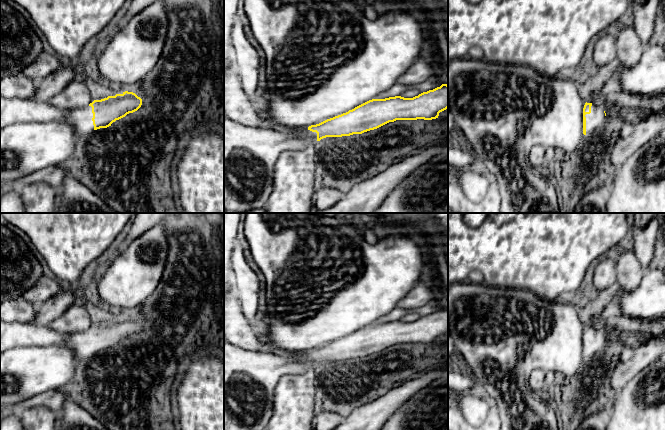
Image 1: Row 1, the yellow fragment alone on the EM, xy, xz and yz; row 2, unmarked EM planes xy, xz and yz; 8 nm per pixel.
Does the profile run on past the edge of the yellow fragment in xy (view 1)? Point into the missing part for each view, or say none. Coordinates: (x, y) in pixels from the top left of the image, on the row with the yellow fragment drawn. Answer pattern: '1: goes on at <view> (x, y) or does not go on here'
1: goes on at xy (12, 110)

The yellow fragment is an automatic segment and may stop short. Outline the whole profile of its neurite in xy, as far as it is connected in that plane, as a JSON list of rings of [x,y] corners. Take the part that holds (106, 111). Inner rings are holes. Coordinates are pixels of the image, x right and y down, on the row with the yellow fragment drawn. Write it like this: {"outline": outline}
{"outline": [[[133,92],[108,96],[94,100],[87,107],[61,109],[49,101],[40,102],[33,97],[5,98],[0,94],[0,131],[11,124],[25,122],[50,122],[69,118],[76,133],[88,136],[94,130],[107,128],[113,122],[137,111],[142,99]]]}

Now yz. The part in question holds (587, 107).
{"outline": [[[585,103],[583,108],[583,134],[590,135],[606,122],[606,113],[603,107],[597,107],[592,103]]]}

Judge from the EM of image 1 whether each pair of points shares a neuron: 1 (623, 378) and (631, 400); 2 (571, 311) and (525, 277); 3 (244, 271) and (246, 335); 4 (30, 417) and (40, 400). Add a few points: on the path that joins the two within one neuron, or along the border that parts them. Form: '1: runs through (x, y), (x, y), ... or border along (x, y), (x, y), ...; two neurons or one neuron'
1: border along (643, 368), (616, 394); two neurons
2: border along (534, 293), (548, 300), (559, 300); two neurons
3: border along (237, 298), (242, 314), (257, 335); two neurons
4: border along (19, 411), (25, 408), (46, 406), (56, 415); two neurons

